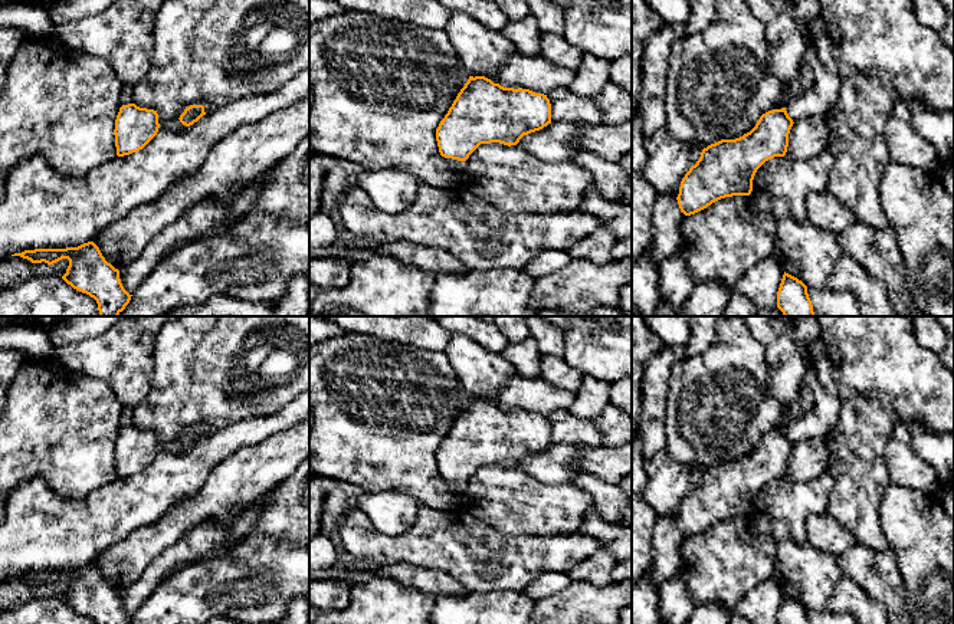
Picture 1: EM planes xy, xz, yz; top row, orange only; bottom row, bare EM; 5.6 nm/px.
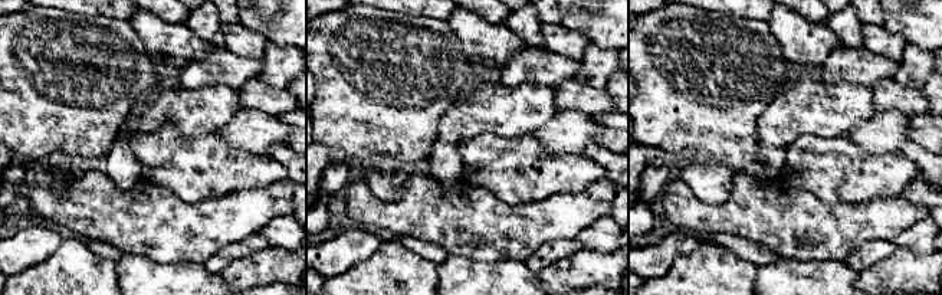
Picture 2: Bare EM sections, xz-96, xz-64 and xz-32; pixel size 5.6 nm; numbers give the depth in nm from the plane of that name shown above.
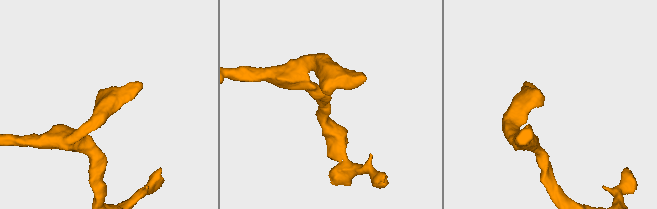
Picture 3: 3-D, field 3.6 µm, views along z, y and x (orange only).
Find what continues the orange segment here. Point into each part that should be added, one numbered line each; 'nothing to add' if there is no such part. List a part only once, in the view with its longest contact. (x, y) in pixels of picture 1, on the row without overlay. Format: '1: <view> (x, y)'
1: xz (458, 489)

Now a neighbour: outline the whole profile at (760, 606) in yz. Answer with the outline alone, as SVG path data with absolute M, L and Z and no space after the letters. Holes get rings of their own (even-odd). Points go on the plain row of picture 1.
M770 578L750 589L734 607L732 614L741 615L751 624L777 624L777 614L784 592Z

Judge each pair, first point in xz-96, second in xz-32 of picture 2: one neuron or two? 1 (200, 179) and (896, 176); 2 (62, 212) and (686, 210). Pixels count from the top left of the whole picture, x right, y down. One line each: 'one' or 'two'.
1: one
2: one

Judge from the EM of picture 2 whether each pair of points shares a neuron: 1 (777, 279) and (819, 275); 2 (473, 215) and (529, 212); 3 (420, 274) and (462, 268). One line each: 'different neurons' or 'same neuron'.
1: same neuron
2: same neuron
3: different neurons

